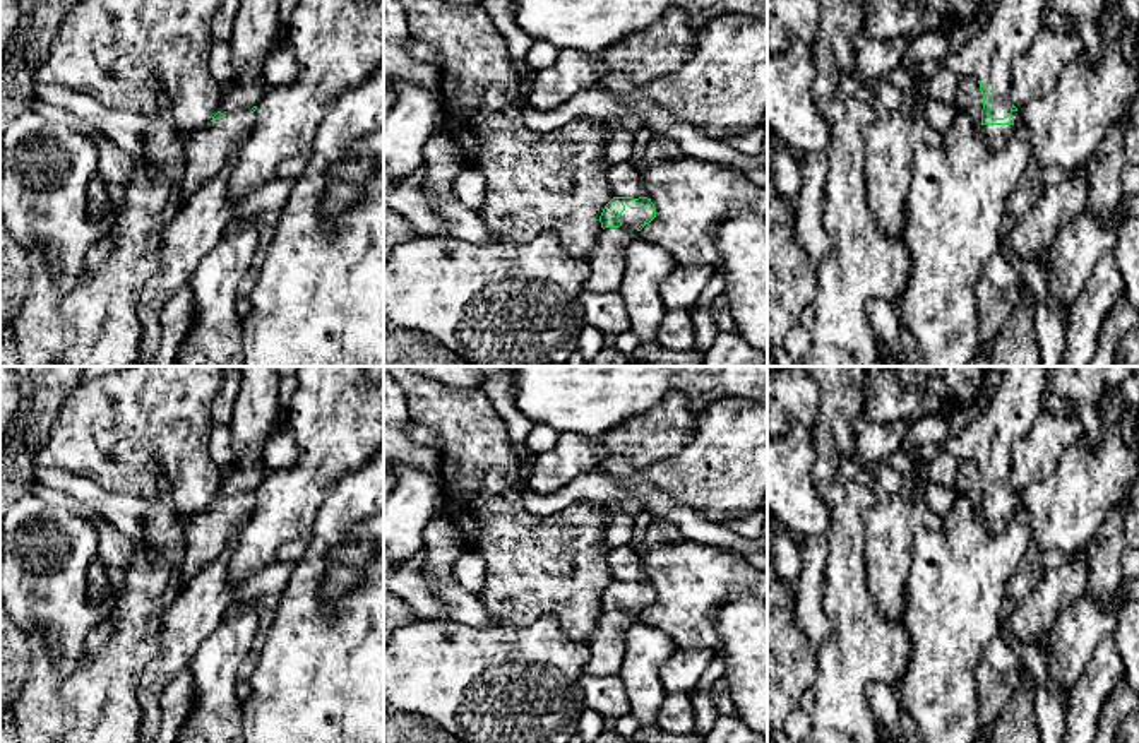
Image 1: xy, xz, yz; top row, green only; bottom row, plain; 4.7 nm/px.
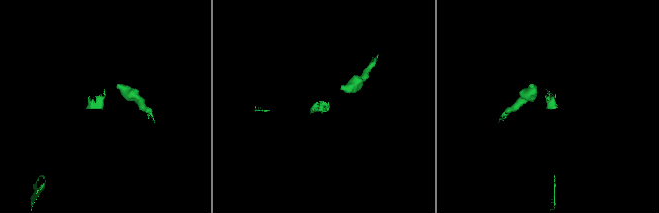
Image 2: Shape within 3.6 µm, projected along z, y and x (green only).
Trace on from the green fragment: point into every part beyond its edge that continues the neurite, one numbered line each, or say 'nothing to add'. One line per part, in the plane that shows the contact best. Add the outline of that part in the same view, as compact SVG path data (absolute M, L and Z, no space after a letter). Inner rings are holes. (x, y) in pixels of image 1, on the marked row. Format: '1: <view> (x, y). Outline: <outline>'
1: yz (989, 59). Outline: M1000 0L992 14L990 29L956 53L942 58L942 67L971 75L993 86L993 110L988 116L1011 115L1012 125L981 125L985 144L990 151L1002 149L1021 115L1012 111L1012 63L1023 55L1041 27L1047 0Z

